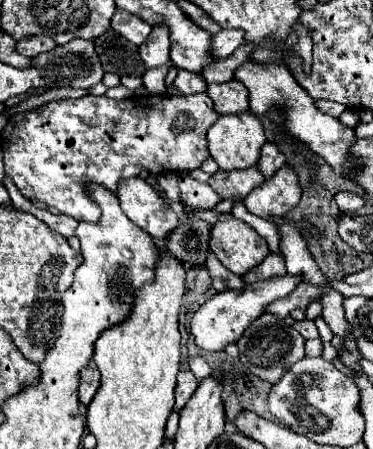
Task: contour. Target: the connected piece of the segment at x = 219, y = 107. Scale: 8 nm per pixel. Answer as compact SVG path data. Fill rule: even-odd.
M229 80L223 84L211 84L207 94L215 102L215 110L219 114L231 114L231 112L247 112L249 100L247 100L247 88L239 80Z

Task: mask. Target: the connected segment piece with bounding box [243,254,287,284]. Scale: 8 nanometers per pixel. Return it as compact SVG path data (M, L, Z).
M269 254L267 260L263 260L263 264L255 266L251 272L247 272L247 276L243 276L243 280L253 284L253 282L261 282L261 280L281 278L285 274L287 274L287 268L285 268L283 256L281 254Z

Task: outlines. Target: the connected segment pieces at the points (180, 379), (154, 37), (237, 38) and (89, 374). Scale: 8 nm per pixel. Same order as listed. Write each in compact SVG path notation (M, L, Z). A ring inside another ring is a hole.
M181 370L179 374L177 374L177 388L175 388L175 412L179 412L185 404L187 404L187 400L193 396L193 392L195 392L195 388L197 388L197 378L195 378L195 374L191 372L191 370Z
M155 26L151 36L139 46L141 60L147 70L159 68L169 62L169 32L167 28Z
M221 30L211 38L211 52L219 58L227 58L237 46L245 42L243 30Z
M93 360L79 372L79 402L89 404L99 388L99 370Z

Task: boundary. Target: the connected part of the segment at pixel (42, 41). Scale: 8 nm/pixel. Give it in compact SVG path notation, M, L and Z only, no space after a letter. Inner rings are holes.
M31 36L31 38L25 38L25 40L19 40L17 42L17 52L25 54L25 56L37 56L37 54L43 54L43 52L51 52L55 50L55 42L47 36Z

